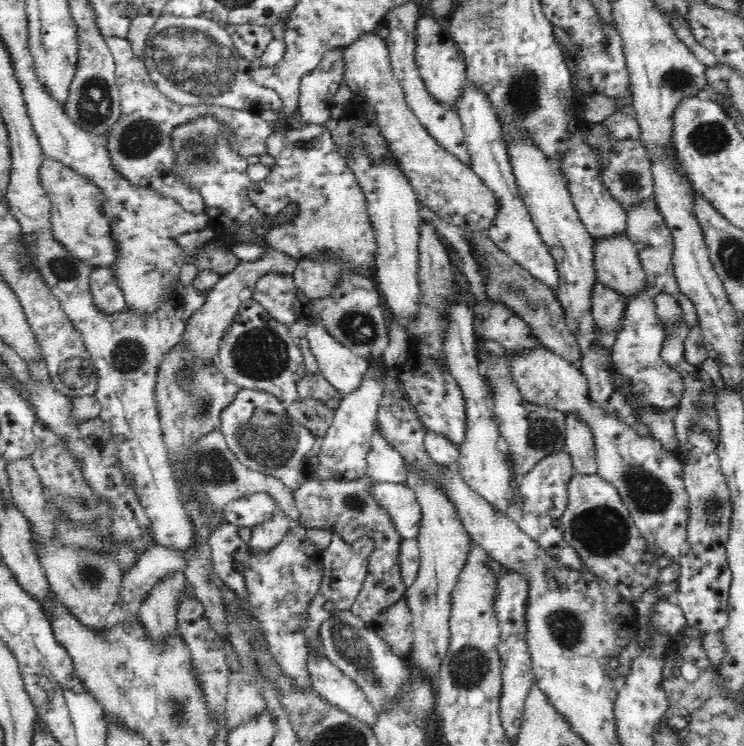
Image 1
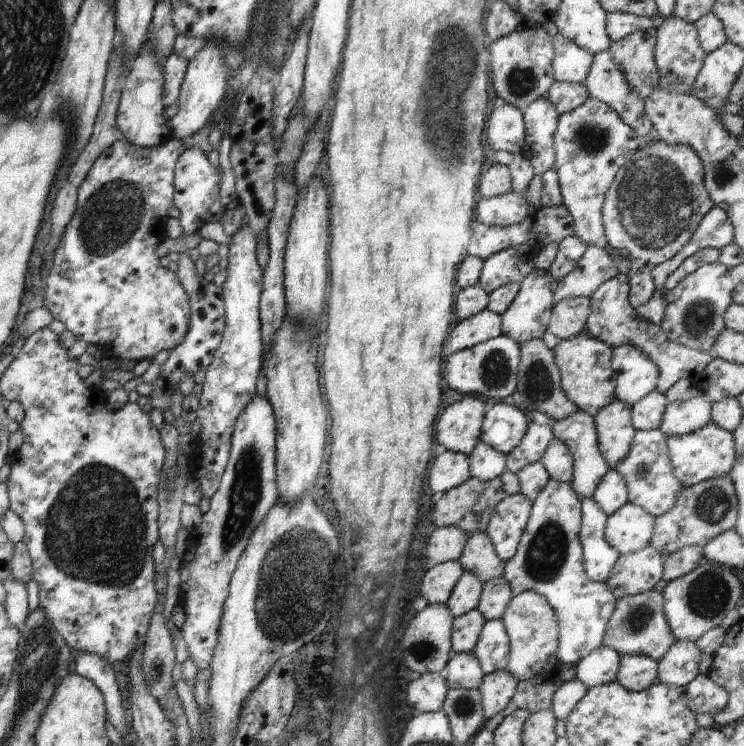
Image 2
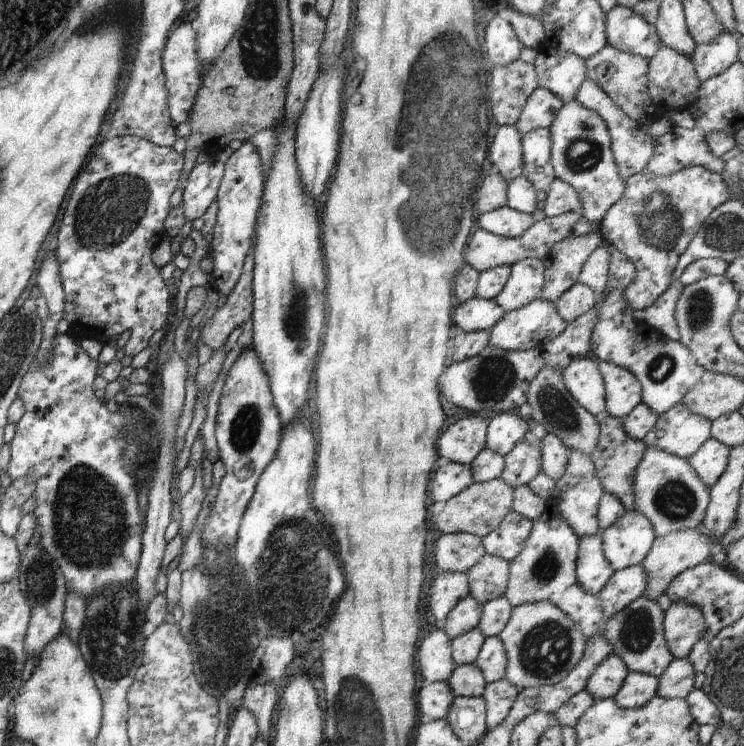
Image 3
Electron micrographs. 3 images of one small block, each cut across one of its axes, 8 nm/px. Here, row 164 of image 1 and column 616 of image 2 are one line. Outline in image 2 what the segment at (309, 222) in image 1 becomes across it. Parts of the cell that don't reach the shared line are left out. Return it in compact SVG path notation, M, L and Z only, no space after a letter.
M618 273L614 278L603 282L589 298L591 313L588 315L584 331L611 346L613 350L623 344L641 350L657 366L659 377L655 390L664 395L676 381L703 372L712 356L706 351L689 349L672 341L660 325L655 325L639 315L629 303L630 289L627 274Z

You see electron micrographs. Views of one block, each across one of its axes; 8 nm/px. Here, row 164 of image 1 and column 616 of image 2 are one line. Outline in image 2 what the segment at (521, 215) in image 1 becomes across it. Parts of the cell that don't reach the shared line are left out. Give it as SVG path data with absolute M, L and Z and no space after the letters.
M608 469L600 484L596 487L593 499L600 510L610 516L628 503L627 486L624 478L616 469Z

